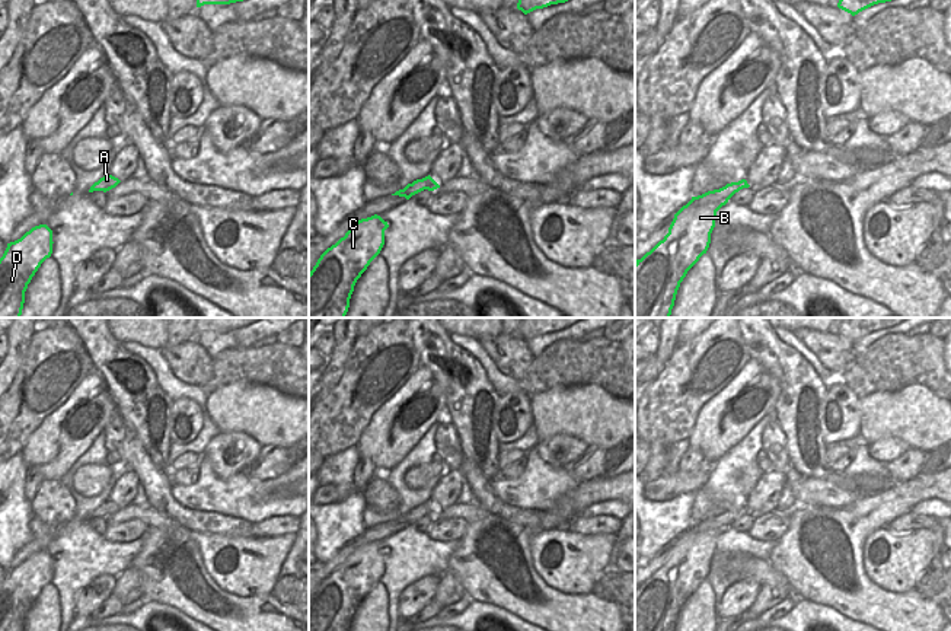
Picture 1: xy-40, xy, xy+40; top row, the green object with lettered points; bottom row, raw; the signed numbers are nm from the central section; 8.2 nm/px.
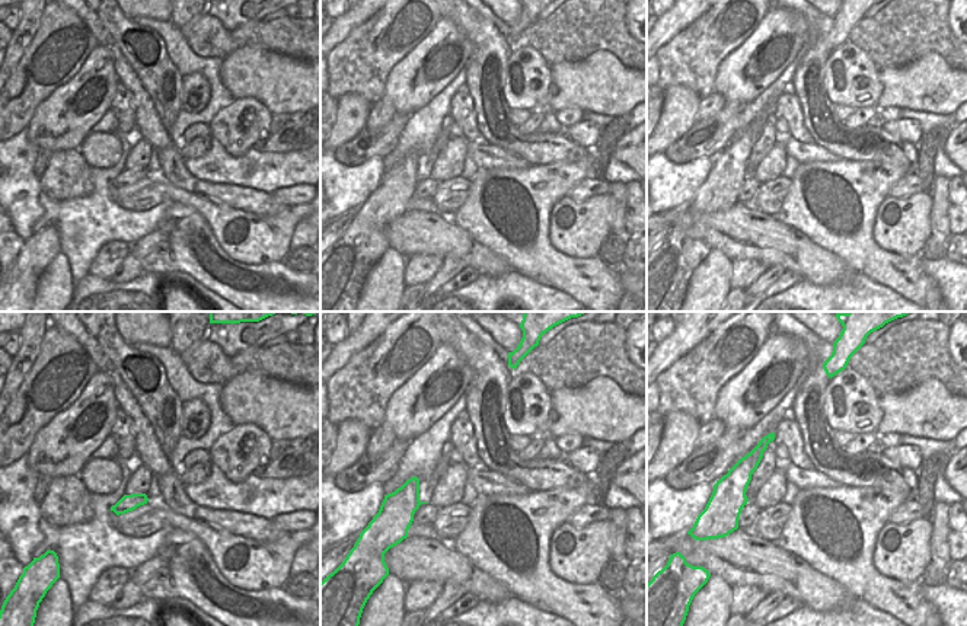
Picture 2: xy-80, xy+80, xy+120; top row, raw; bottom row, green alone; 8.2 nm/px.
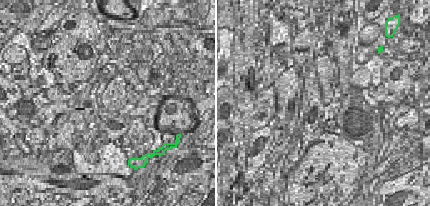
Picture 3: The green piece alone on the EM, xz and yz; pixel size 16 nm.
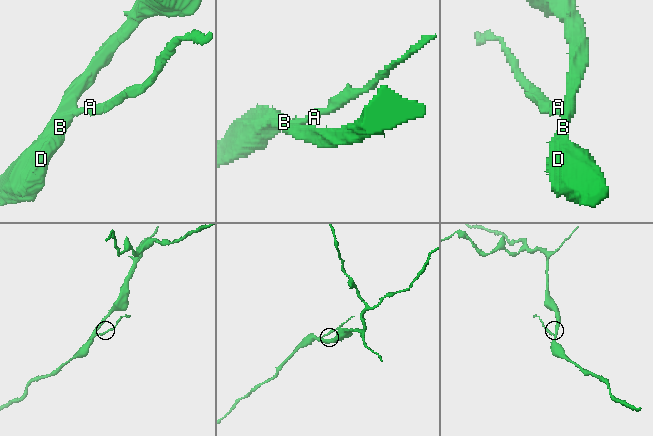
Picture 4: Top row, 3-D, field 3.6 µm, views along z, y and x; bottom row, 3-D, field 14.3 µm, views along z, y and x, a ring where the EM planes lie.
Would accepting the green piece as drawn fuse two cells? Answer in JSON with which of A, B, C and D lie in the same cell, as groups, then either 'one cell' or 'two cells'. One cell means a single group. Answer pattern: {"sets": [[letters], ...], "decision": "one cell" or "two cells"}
{"sets": [["A"], ["B", "C", "D"]], "decision": "two cells"}

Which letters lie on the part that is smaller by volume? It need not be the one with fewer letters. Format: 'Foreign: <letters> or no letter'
Foreign: A

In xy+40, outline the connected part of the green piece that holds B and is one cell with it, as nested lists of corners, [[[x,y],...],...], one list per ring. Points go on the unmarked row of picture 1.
[[[737,510],[692,523],[676,541],[668,560],[635,589],[635,631],[674,631],[687,597],[706,580],[717,538]]]

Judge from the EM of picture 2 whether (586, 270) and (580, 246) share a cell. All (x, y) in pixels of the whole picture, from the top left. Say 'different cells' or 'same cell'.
different cells

